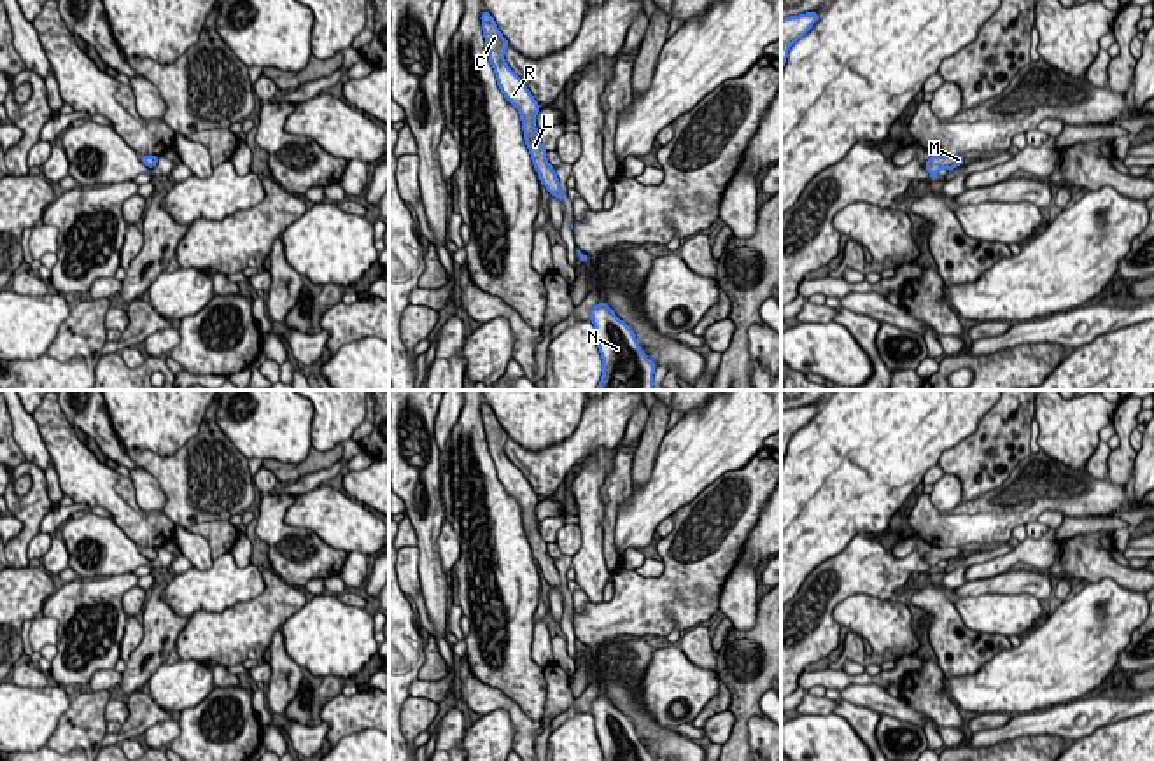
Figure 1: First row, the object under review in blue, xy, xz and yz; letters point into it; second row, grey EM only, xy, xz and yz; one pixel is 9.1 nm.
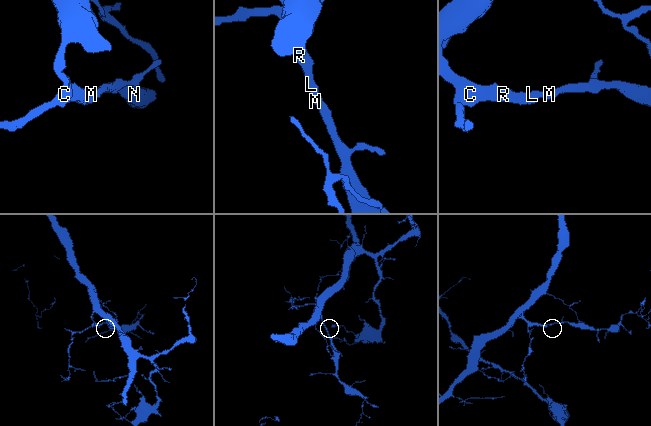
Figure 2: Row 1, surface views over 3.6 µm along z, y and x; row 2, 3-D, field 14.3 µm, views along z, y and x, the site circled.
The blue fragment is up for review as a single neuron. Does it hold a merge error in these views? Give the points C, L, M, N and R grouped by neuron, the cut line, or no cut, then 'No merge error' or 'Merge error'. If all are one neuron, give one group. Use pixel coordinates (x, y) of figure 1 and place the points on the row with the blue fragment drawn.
Groups: C L M N R. No split. No merge error

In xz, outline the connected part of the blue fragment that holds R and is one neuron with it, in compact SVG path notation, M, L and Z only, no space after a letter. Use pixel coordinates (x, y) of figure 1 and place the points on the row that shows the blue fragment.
M483 10L480 19L489 59L496 72L497 86L506 96L506 100L520 112L524 138L532 157L532 164L536 166L536 171L539 175L539 180L548 189L550 196L557 196L562 201L560 182L555 175L553 166L546 161L548 150L541 145L534 122L536 114L539 112L539 105L532 98L531 91L525 87L522 79L515 75L506 65L504 52L510 44L501 35L490 12Z

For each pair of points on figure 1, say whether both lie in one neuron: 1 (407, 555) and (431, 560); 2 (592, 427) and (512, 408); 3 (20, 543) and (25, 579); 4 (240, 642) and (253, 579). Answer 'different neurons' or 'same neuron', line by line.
1: different neurons
2: different neurons
3: different neurons
4: different neurons

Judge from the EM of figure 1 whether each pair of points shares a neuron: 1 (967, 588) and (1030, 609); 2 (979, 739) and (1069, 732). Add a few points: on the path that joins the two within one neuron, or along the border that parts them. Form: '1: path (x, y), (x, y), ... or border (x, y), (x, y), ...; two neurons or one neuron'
1: border (1027, 593), (979, 593), (956, 595), (953, 599); two neurons
2: path (1002, 733), (1020, 725), (1046, 725); one neuron

